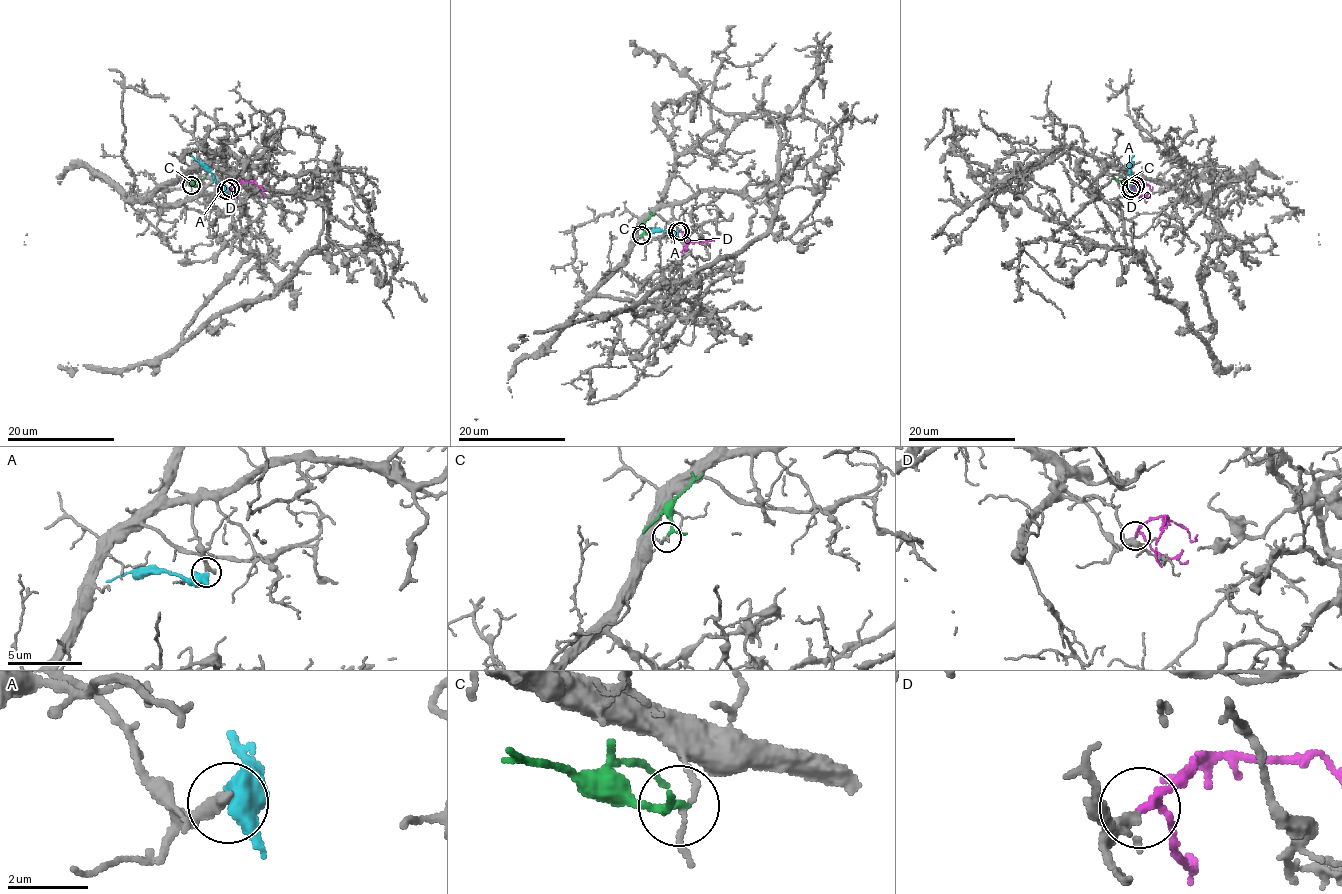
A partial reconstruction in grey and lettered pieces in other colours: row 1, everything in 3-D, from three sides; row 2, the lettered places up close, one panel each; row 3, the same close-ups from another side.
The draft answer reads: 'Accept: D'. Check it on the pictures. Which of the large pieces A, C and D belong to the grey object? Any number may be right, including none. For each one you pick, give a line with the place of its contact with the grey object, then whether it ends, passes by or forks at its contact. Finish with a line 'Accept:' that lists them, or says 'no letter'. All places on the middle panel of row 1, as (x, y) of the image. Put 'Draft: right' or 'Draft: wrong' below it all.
D: contact (680, 231); it passes by
Accept: D
Draft: right

